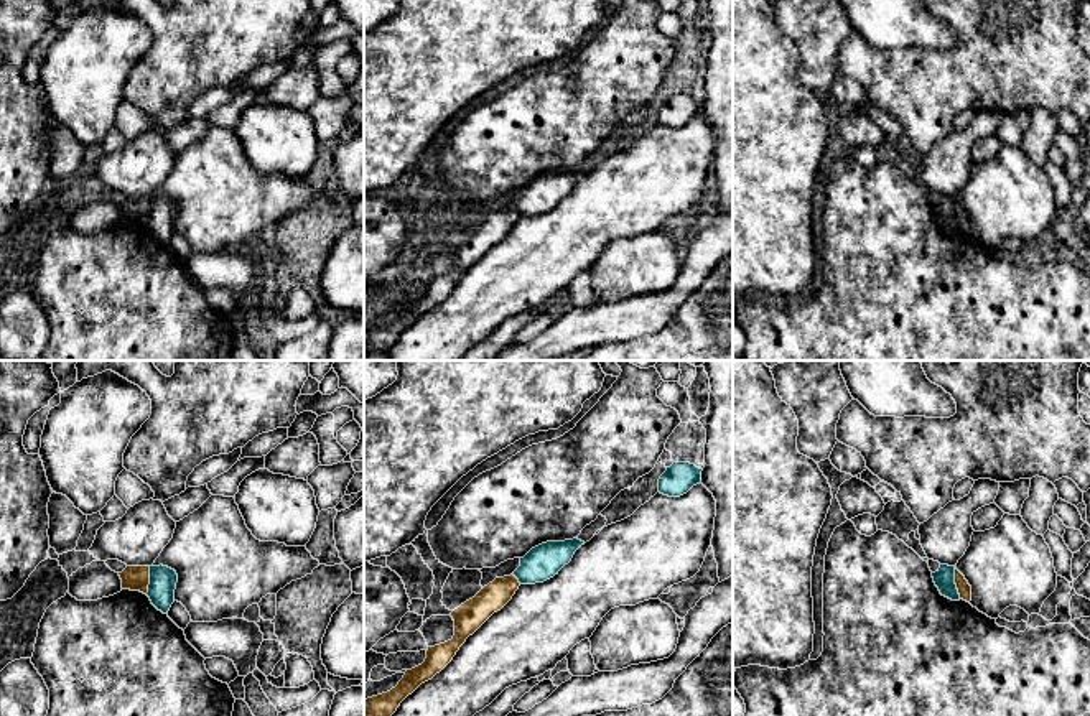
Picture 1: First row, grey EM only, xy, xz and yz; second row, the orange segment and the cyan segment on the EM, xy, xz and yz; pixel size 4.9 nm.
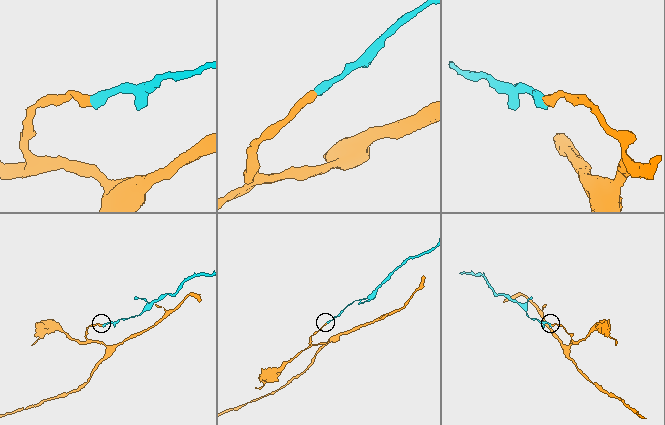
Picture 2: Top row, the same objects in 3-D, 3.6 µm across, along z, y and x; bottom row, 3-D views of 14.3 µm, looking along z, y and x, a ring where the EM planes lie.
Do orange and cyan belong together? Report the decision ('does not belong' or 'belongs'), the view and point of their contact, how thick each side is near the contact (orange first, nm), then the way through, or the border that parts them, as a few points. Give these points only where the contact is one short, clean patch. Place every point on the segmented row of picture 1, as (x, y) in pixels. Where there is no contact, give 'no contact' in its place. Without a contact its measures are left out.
does not belong; meets orange in yz at (955, 583); 70 nm thick on the orange side, 100 nm on the other; border along yz (954, 568), (954, 583), (960, 598)

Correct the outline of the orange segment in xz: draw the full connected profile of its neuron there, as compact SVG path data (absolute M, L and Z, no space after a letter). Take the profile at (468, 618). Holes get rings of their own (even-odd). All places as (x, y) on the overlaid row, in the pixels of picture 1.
M510 574L496 578L484 586L473 599L451 612L454 635L451 640L428 647L422 665L407 670L395 688L387 693L364 700L364 716L392 716L400 703L422 683L440 673L456 655L459 647L473 635L494 612L501 611L515 594L520 583Z

